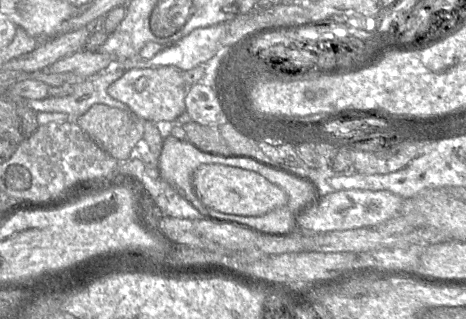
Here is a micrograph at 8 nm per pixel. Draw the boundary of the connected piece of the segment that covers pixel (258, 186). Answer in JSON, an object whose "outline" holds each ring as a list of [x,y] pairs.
{"outline":[[[207,164],[192,173],[195,195],[207,209],[240,216],[259,216],[285,206],[287,194],[279,186],[253,171],[225,165]]]}

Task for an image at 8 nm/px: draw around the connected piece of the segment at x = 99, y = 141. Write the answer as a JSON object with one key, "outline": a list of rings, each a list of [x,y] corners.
{"outline":[[[95,104],[75,122],[97,145],[118,161],[126,161],[133,147],[143,137],[141,120],[129,109]]]}

